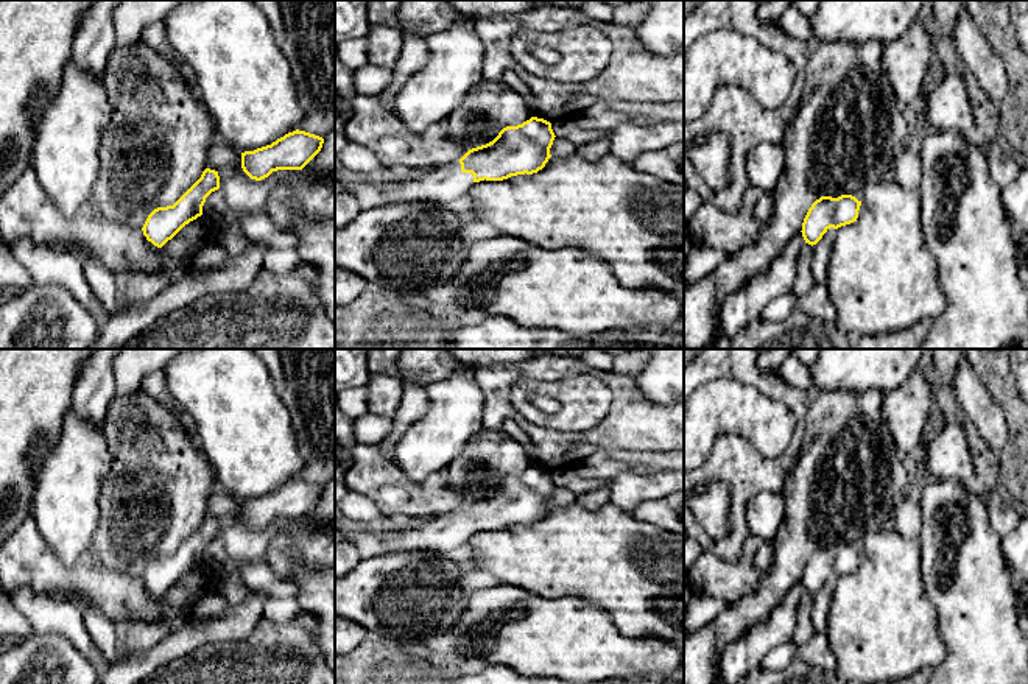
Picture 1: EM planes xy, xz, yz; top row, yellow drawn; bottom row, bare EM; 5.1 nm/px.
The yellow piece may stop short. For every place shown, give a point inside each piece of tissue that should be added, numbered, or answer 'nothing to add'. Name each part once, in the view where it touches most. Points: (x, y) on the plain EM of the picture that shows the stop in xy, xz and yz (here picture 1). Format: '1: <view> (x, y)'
1: xz (443, 533)

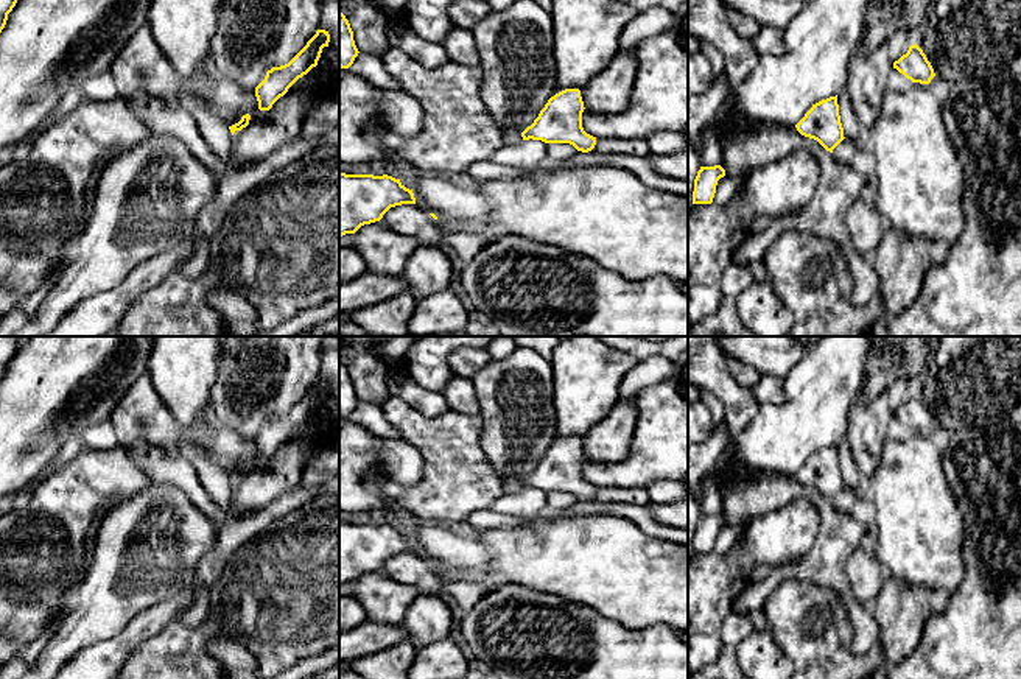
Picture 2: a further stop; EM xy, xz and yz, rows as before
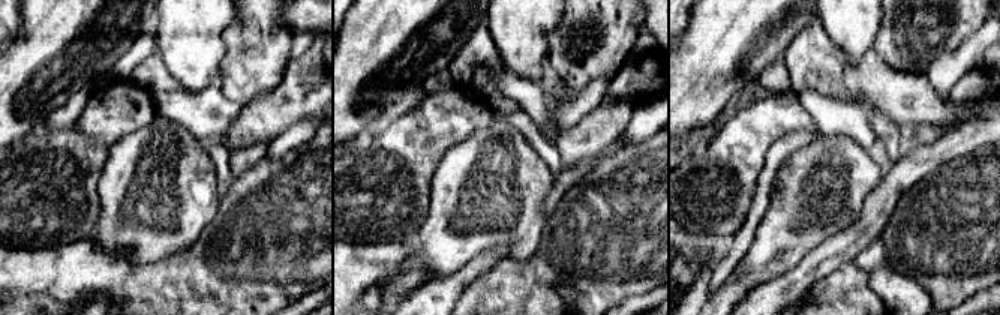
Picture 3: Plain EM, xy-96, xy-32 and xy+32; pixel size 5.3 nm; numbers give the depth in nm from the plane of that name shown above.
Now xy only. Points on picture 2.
nothing to add

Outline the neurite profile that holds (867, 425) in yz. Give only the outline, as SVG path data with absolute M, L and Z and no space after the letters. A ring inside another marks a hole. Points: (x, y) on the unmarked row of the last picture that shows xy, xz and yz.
M887 391L868 405L854 406L848 416L845 441L864 480L875 473L881 461L887 425L892 417Z

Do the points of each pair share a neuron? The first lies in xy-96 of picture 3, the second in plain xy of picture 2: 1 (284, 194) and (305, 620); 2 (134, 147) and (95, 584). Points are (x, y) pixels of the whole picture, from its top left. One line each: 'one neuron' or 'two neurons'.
1: one neuron
2: one neuron

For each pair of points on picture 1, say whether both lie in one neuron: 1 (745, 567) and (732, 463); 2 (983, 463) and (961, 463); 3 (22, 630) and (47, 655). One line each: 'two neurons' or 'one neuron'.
1: two neurons
2: two neurons
3: two neurons

